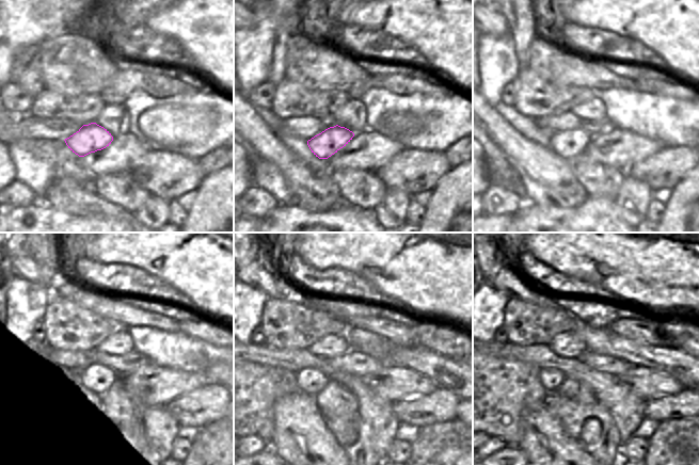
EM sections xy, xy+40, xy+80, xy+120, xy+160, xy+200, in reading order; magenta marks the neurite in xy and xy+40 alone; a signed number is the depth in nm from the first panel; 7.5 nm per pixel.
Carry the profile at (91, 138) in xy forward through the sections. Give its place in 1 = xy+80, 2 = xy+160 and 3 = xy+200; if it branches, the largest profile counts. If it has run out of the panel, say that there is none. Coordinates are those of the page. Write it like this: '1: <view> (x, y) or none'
1: xy+80 (570, 143)
2: xy+160 (311, 381)
3: xy+200 (552, 379)

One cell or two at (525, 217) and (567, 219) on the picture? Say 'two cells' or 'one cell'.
one cell

